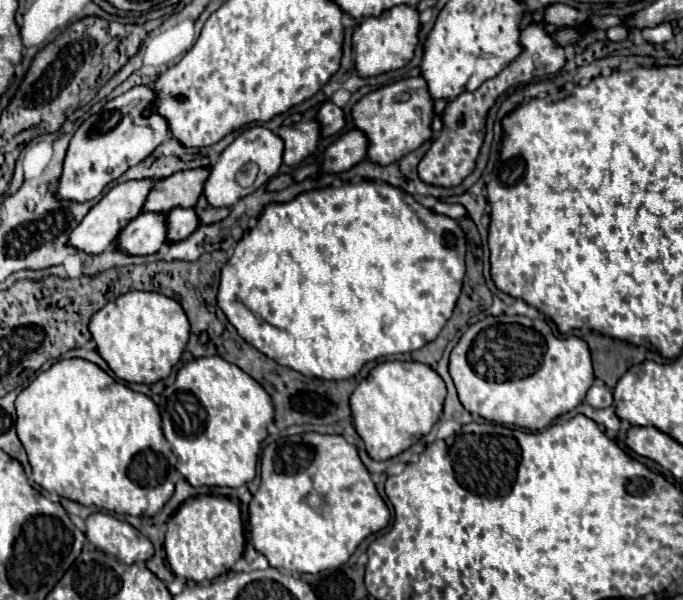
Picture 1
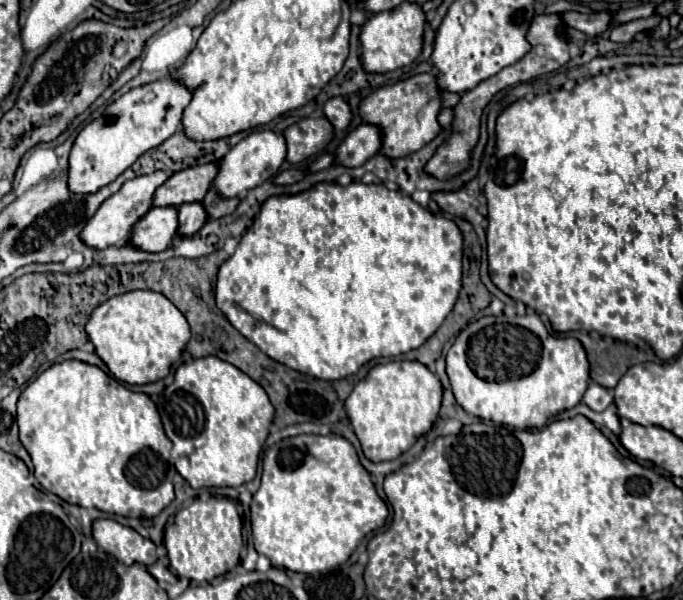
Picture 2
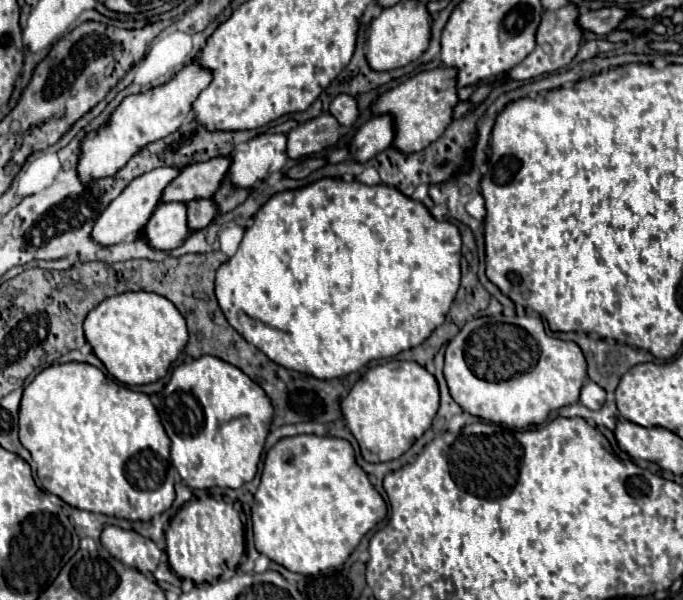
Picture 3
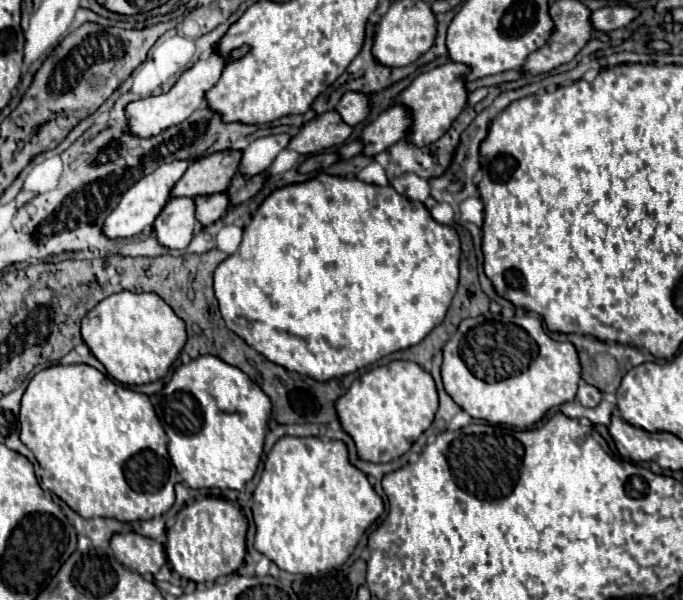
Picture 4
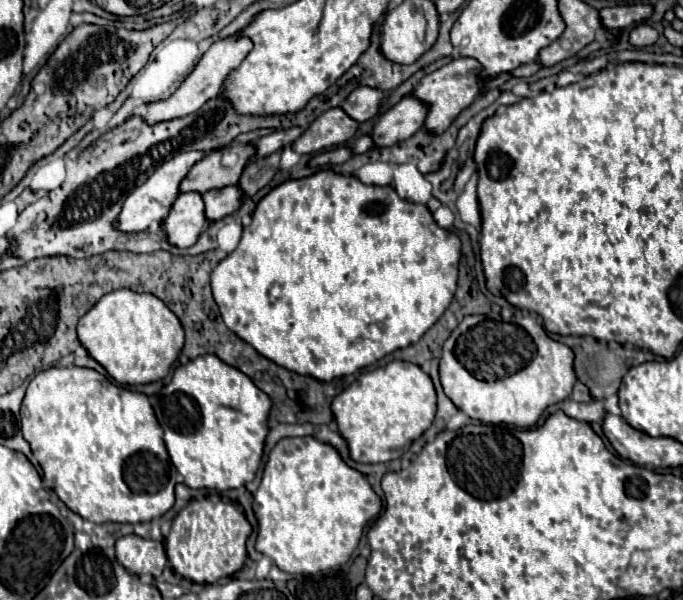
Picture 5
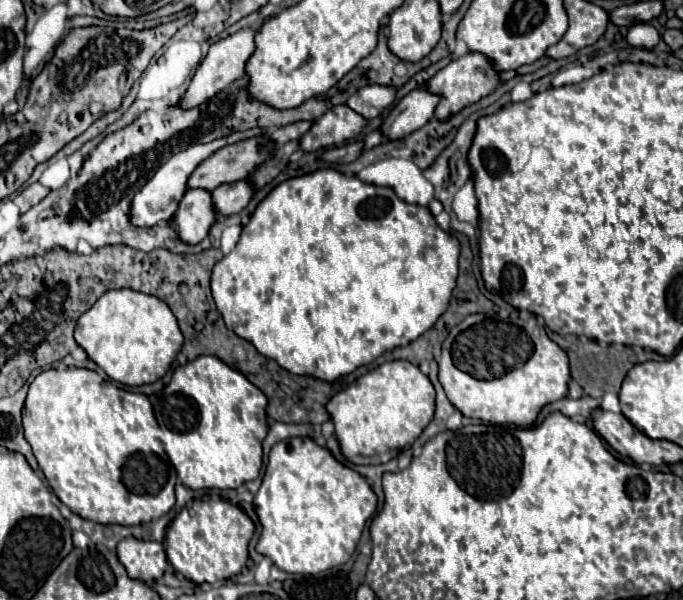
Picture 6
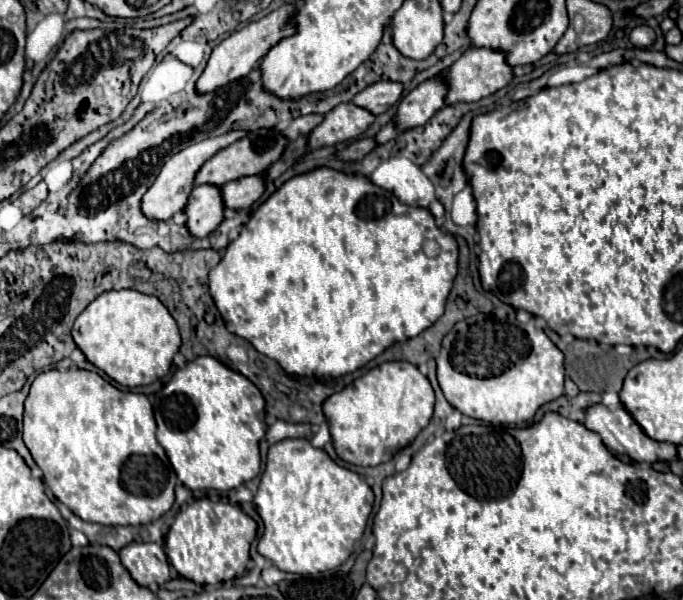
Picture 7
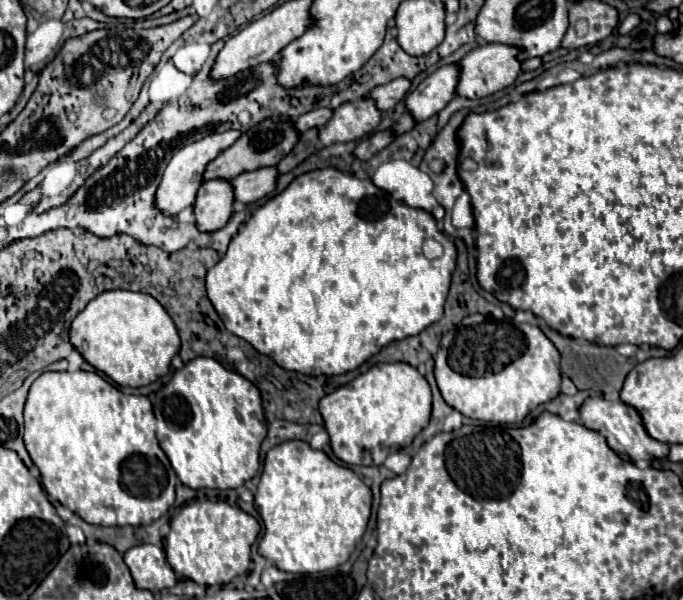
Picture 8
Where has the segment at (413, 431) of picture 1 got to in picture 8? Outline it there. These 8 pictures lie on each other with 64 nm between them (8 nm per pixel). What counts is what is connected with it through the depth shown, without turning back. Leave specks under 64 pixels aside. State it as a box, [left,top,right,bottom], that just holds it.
[320,362,430,466]

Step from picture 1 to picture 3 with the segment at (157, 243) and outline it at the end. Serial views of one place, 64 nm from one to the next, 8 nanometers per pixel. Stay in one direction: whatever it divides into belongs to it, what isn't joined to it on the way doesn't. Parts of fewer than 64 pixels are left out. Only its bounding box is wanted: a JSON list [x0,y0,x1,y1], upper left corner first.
[142,202,188,250]

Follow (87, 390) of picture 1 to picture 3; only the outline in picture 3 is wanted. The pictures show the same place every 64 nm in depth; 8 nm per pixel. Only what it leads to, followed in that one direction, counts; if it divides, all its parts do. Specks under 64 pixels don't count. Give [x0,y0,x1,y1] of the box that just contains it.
[20,362,174,520]

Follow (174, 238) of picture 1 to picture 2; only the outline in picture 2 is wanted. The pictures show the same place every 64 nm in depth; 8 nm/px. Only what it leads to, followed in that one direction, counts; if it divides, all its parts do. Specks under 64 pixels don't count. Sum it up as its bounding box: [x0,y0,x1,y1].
[176,202,206,236]

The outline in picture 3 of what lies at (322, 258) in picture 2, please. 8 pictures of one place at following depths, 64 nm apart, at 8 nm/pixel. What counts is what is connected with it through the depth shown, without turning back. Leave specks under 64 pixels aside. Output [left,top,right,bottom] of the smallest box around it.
[216,178,460,380]

